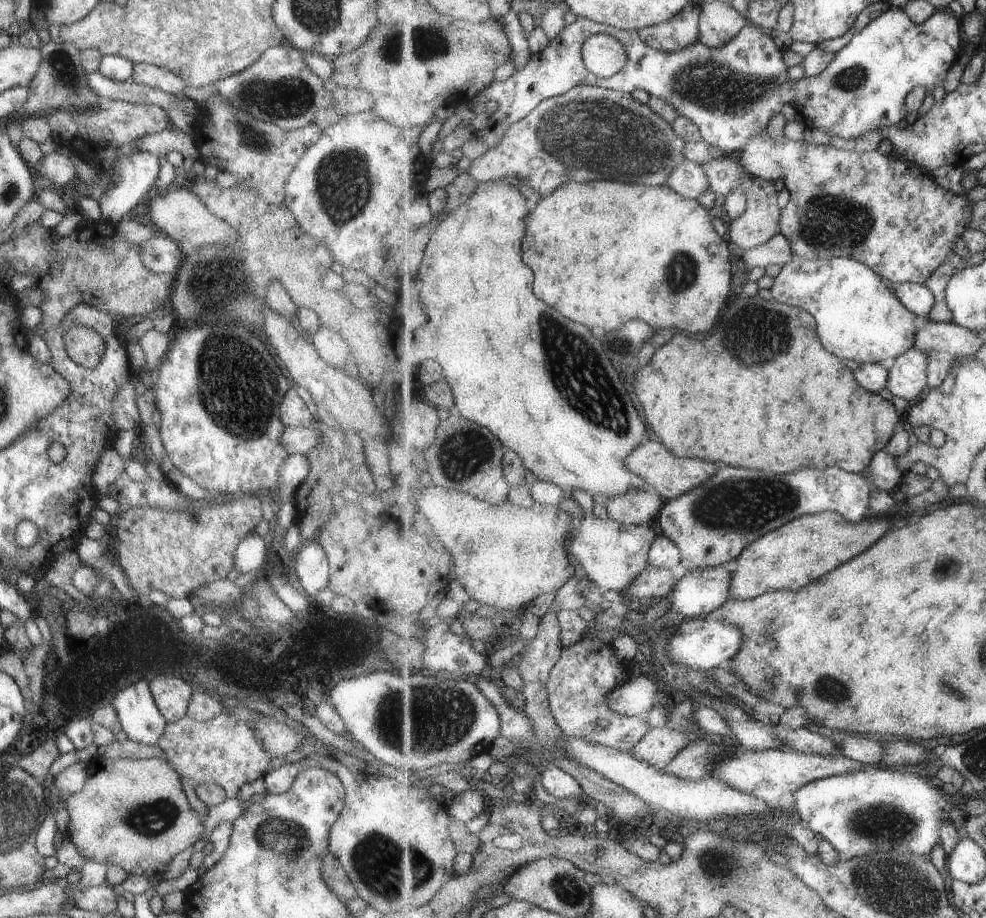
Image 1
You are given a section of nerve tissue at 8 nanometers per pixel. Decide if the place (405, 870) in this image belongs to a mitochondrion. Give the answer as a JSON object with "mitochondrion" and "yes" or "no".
{"mitochondrion":"yes"}

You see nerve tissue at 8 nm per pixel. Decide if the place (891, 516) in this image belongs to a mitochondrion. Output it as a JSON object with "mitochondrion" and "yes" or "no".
{"mitochondrion":"no"}

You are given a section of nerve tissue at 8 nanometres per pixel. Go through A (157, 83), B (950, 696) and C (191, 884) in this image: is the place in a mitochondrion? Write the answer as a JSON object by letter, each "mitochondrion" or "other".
{"A":"other","B":"other","C":"other"}

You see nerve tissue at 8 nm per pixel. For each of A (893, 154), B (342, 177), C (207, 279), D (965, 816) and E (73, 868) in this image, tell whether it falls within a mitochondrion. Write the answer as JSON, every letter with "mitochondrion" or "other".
{"A":"other","B":"mitochondrion","C":"mitochondrion","D":"other","E":"other"}

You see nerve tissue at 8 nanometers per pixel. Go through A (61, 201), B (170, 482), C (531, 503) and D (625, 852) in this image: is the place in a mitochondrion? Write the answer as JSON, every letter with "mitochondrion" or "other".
{"A":"other","B":"other","C":"other","D":"other"}

